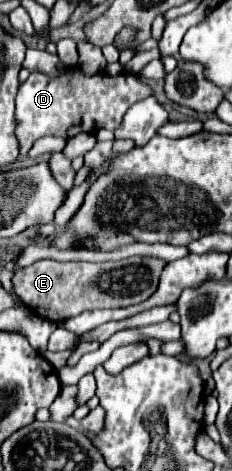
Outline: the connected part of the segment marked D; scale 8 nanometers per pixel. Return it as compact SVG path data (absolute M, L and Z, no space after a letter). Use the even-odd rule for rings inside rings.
M76 65L60 75L34 71L20 85L16 95L16 117L20 121L16 137L20 141L20 157L26 157L30 147L42 137L62 137L68 141L78 133L96 133L98 129L114 131L120 127L126 109L134 101L150 95L152 87L132 73L86 75Z

